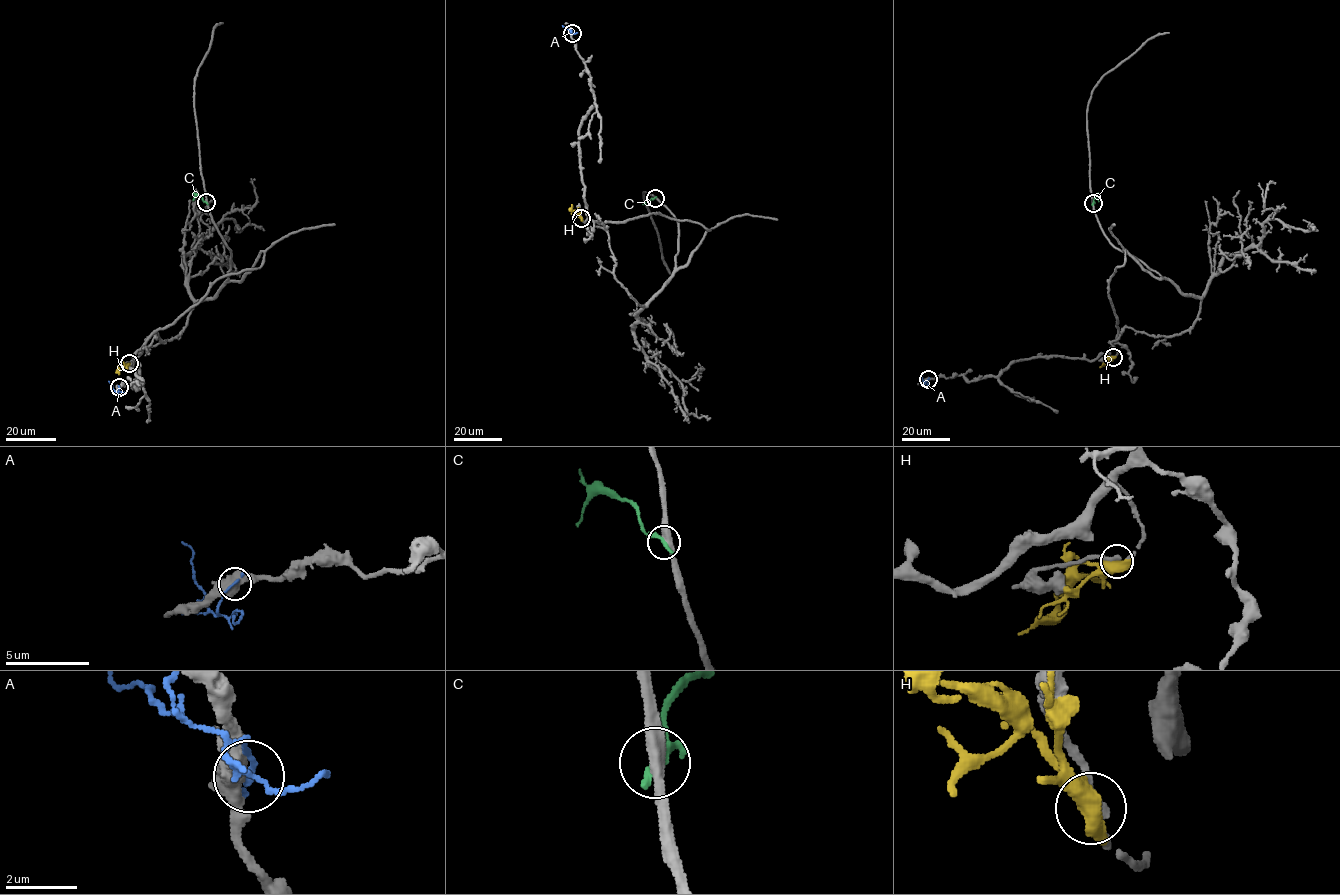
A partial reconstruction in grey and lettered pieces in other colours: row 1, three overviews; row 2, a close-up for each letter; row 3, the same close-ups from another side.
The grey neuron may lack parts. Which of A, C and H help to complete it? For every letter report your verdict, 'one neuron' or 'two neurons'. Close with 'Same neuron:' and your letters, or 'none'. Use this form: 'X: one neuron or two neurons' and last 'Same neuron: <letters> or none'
A: two neurons
C: two neurons
H: two neurons
Same neuron: none

